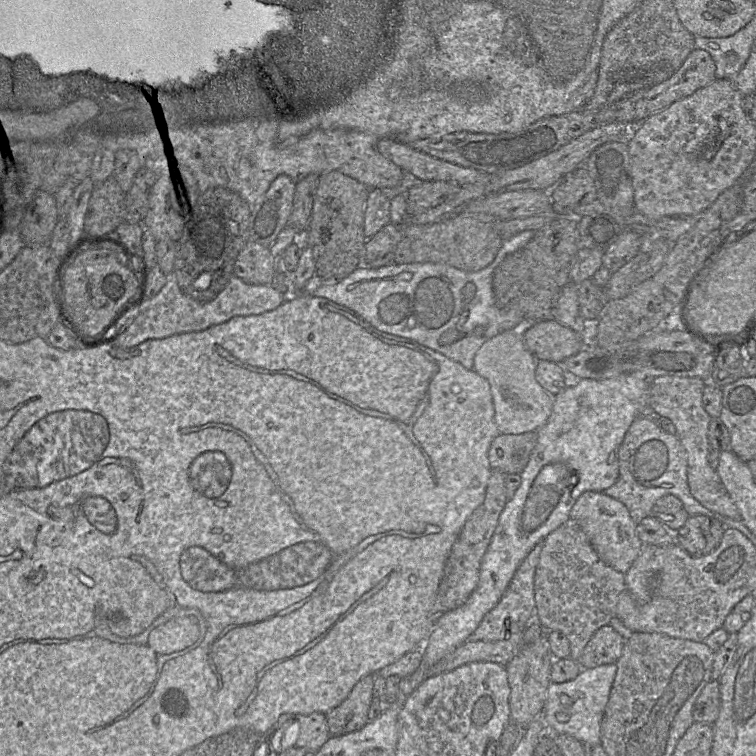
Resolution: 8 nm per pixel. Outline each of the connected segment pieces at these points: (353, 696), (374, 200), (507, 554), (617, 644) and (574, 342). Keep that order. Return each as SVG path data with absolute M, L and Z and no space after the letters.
M366 675L353 687L348 697L325 714L331 736L342 736L362 729L368 722L373 699L374 675Z
M380 188L370 189L364 214L366 240L390 224L390 204L391 201Z
M640 373L621 374L605 380L581 379L576 385L567 386L553 397L552 413L547 422L537 430L537 443L520 474L521 484L514 496L506 502L482 558L478 584L463 605L443 614L435 622L421 648L421 667L430 668L467 641L483 617L497 605L528 553L570 519L570 511L581 494L586 491L602 492L615 484L619 475L618 450L628 428L641 415L641 409L647 406L649 382Z
M611 625L603 626L592 635L577 662L583 669L616 663L622 655L625 642Z
M550 318L520 330L523 342L536 360L562 364L584 348L582 335Z

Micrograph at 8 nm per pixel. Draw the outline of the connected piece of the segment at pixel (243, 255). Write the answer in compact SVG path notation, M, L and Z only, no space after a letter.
M248 241L237 257L233 274L248 284L273 285L275 267L269 247Z

